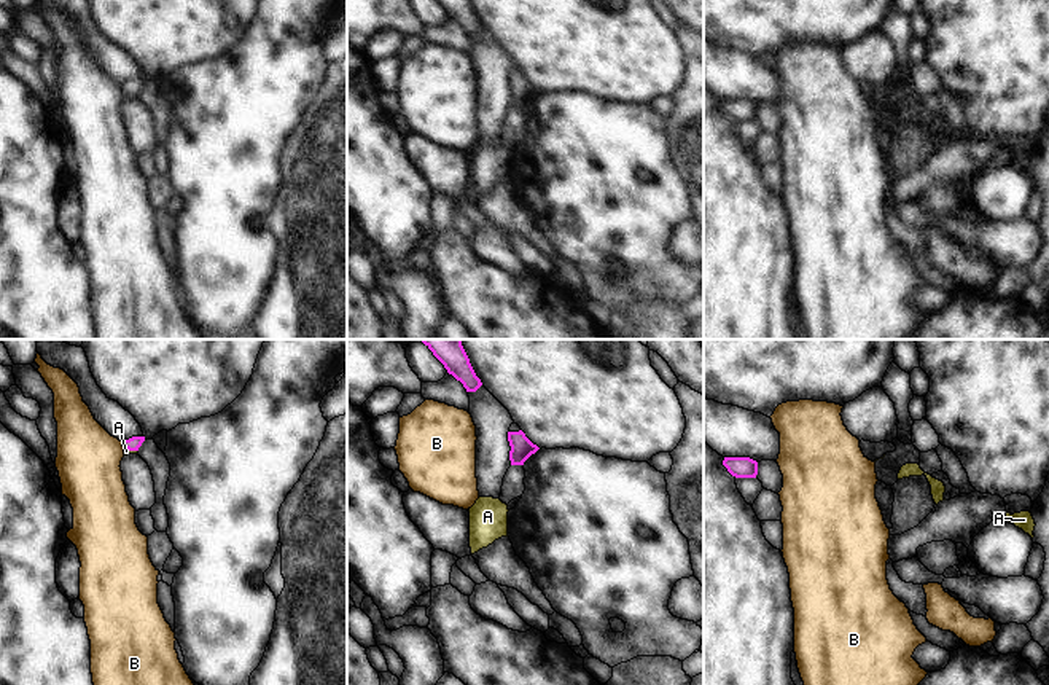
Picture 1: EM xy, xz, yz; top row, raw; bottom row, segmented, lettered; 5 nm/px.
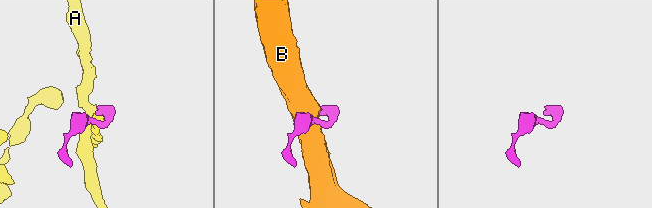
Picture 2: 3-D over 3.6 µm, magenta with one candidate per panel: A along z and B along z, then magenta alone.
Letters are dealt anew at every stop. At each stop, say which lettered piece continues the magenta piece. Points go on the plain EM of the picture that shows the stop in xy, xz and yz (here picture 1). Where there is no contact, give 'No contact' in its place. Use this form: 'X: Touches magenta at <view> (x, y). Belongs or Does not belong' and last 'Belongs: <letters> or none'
A: Touches magenta at xy (131, 93). Belongs
B: Touches magenta at xy (123, 88). Does not belong
Belongs: A

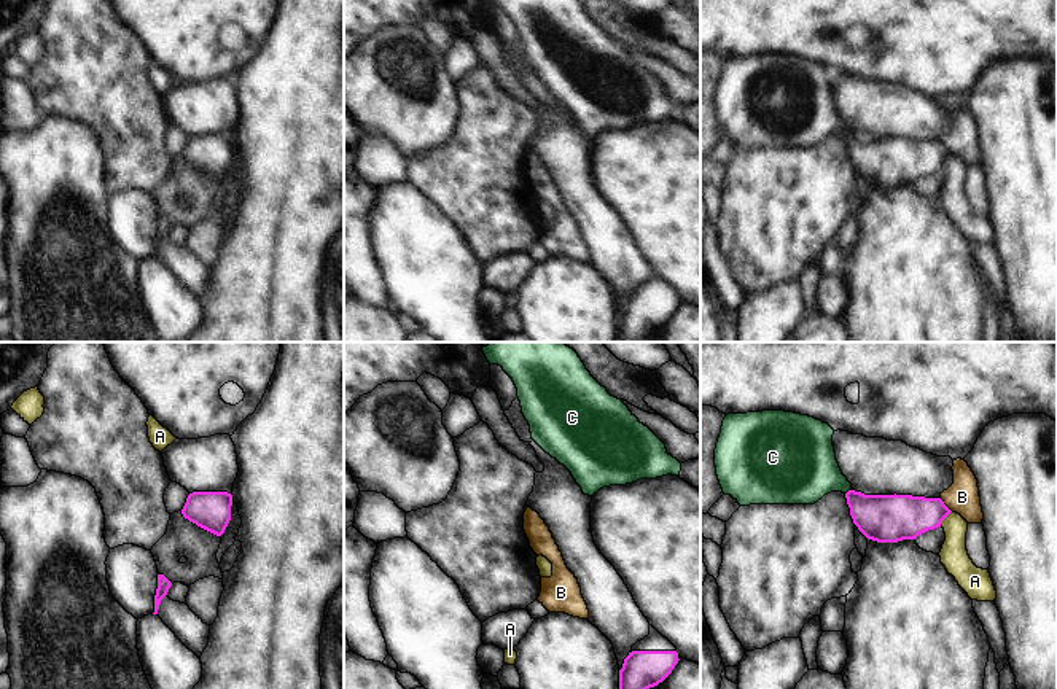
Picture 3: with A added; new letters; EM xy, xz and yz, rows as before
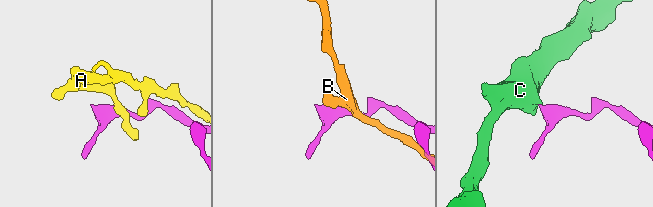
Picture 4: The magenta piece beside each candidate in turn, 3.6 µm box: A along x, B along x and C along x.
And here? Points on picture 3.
A: Touches magenta at yz (944, 161). Does not belong
B: Touches magenta at yz (944, 148). Does not belong
C: Touches magenta at yz (849, 134). Does not belong
Belongs: none

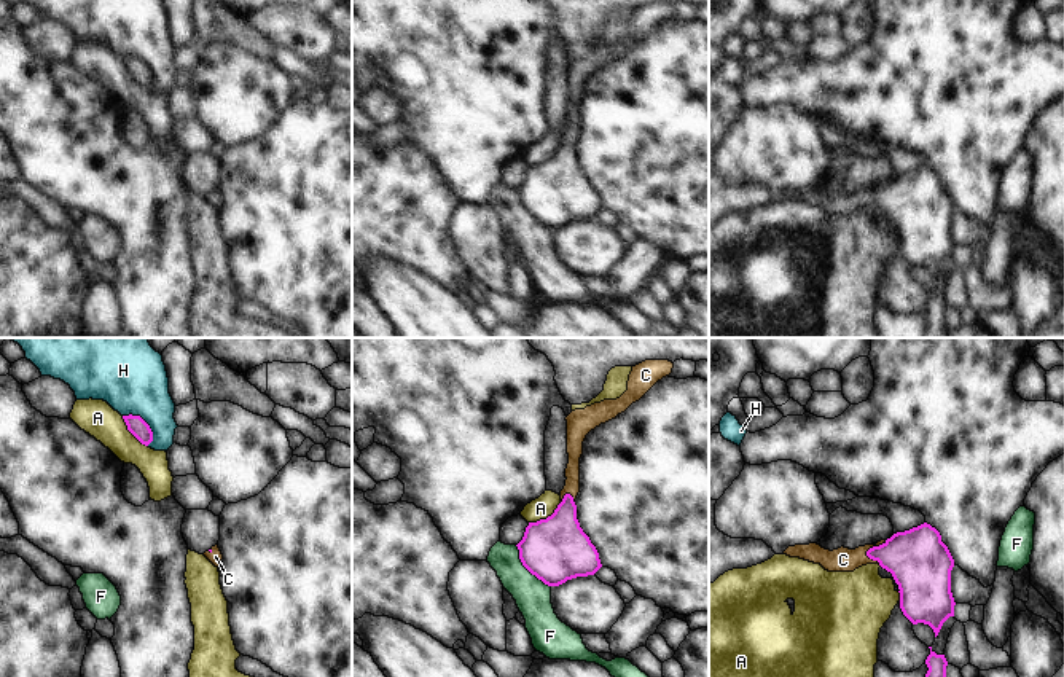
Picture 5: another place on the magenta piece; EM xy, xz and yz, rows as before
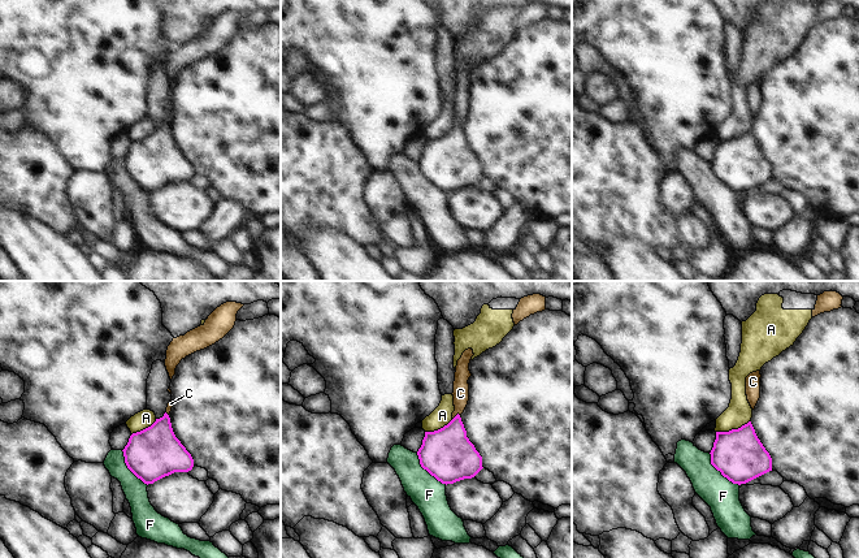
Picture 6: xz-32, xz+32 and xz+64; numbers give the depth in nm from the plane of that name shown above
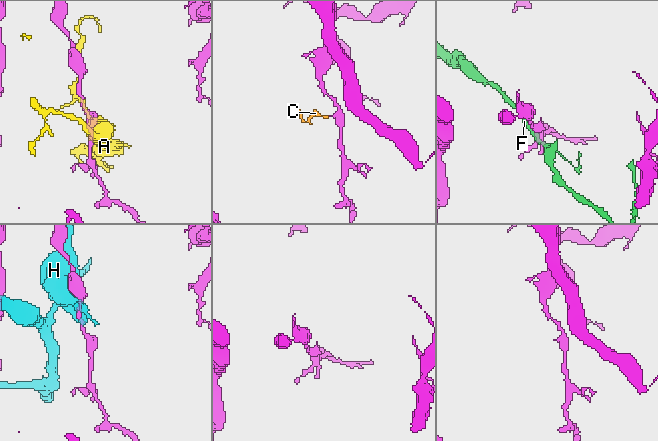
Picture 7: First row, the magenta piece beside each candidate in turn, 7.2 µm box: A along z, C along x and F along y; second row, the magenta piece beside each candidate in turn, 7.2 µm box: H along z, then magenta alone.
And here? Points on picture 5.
A: Touches magenta at xz (547, 161). Does not belong
C: Touches magenta at yz (875, 190). Belongs
F: Touches magenta at xz (528, 212). Does not belong
H: Touches magenta at xy (144, 64). Does not belong
Belongs: C

